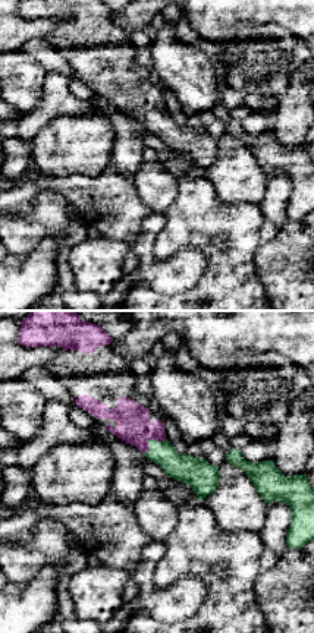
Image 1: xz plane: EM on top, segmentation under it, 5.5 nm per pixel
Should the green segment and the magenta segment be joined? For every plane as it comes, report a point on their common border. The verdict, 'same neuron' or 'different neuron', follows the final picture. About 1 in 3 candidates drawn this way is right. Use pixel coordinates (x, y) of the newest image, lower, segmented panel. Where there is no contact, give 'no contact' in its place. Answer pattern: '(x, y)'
(151, 440)

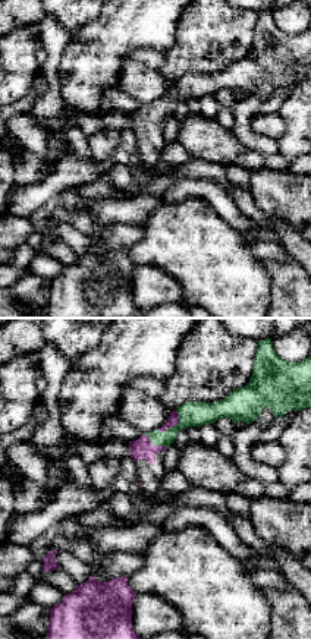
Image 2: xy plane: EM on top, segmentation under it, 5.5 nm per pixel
(172, 427)

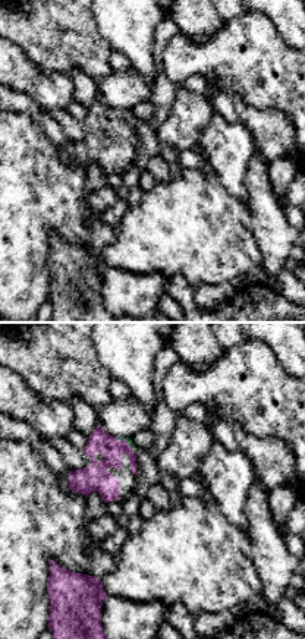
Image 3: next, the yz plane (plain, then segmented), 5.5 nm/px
(126, 441)

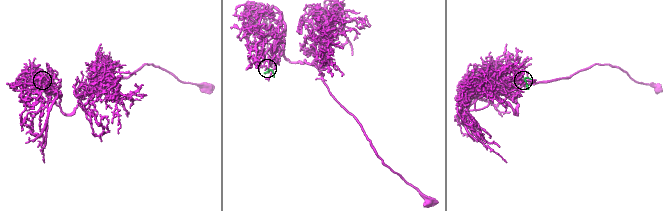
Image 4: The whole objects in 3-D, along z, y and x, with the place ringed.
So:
same neuron

